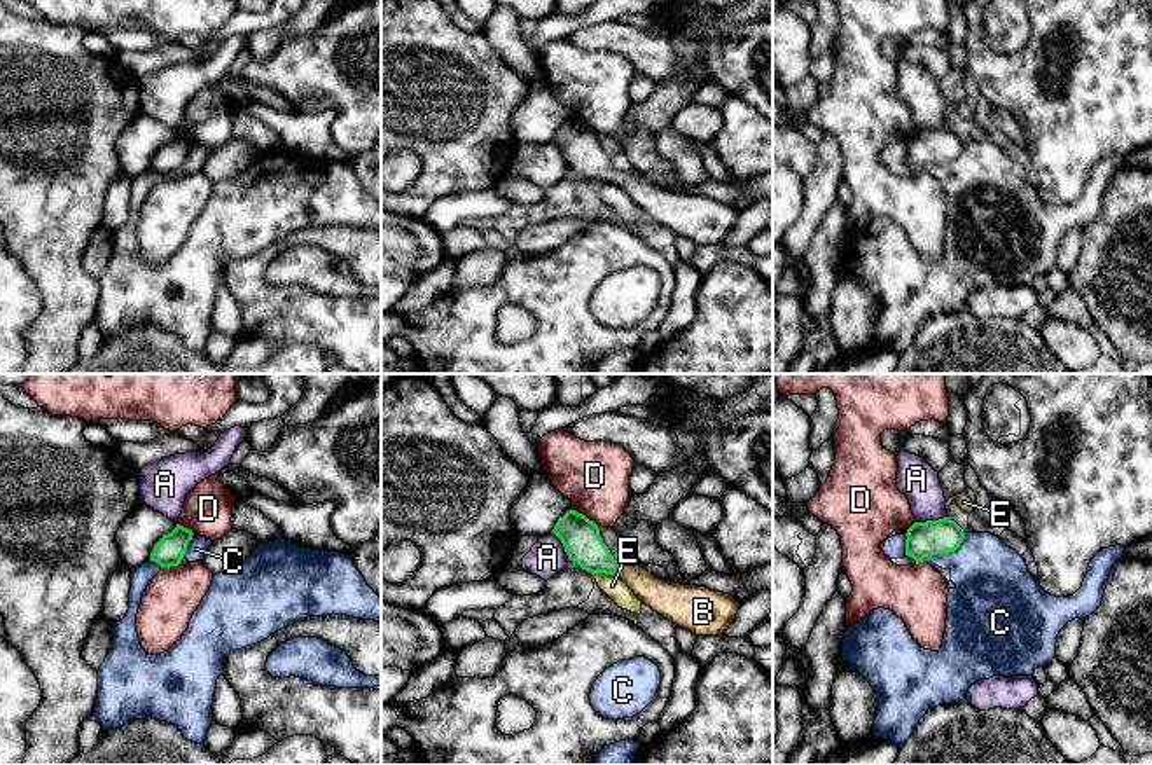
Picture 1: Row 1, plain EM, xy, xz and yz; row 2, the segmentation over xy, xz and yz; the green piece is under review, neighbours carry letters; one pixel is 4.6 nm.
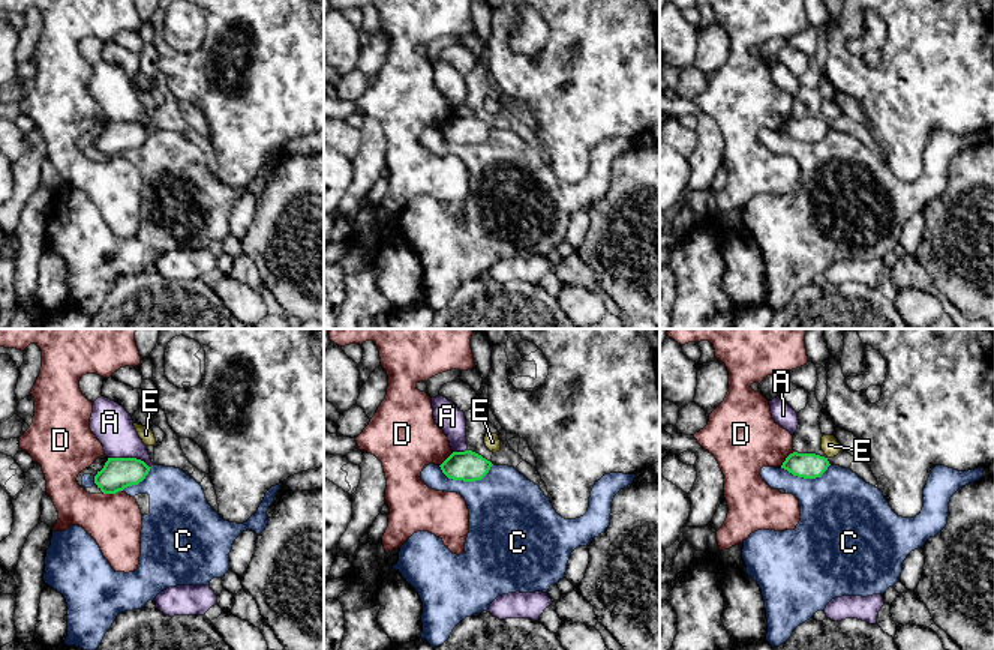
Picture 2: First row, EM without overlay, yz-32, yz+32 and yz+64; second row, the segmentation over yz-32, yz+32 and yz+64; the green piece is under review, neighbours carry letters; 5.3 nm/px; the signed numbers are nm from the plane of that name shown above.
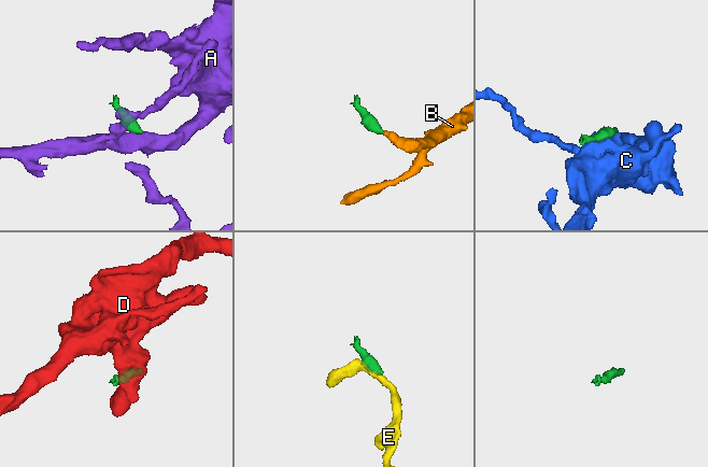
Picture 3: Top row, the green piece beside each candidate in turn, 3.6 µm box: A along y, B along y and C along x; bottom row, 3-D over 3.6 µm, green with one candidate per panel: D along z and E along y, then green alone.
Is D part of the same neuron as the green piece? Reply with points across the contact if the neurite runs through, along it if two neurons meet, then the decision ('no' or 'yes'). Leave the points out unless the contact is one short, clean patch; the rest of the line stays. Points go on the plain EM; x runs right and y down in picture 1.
no

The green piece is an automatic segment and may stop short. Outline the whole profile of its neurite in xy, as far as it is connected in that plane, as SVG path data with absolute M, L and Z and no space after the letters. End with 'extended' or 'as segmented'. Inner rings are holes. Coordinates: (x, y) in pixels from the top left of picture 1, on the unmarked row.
M177 133L177 136L164 143L152 157L150 169L161 176L178 175L185 164L187 154L192 148L192 140Z; as segmented

